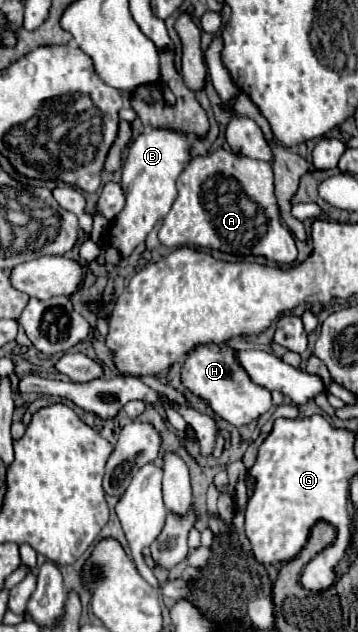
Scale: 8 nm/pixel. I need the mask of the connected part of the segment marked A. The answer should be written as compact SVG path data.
M223 149L191 159L179 175L177 199L163 219L159 241L169 249L201 247L231 255L261 255L281 265L297 261L295 237L283 227L279 203L273 195L271 165Z

